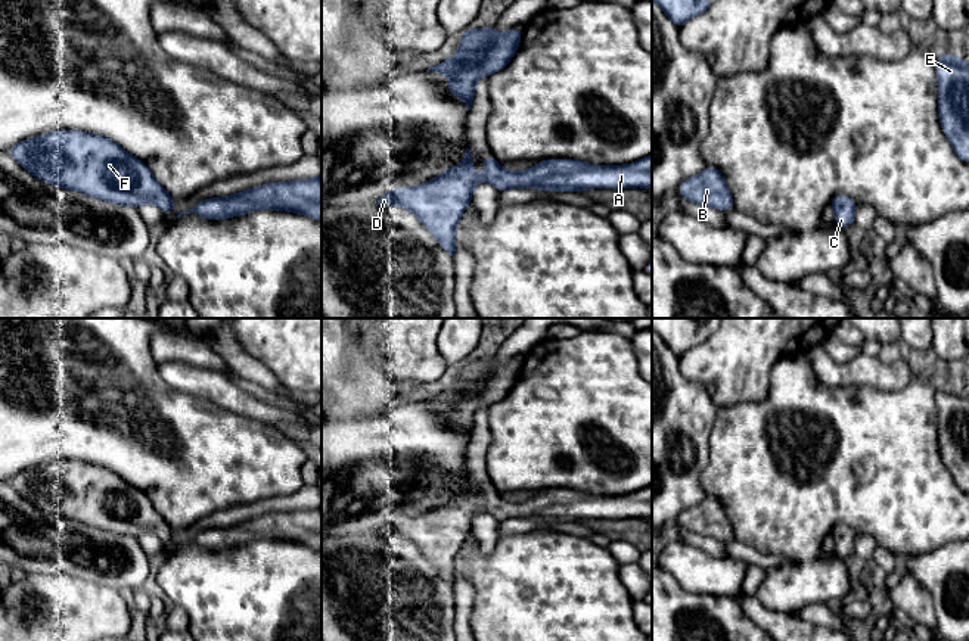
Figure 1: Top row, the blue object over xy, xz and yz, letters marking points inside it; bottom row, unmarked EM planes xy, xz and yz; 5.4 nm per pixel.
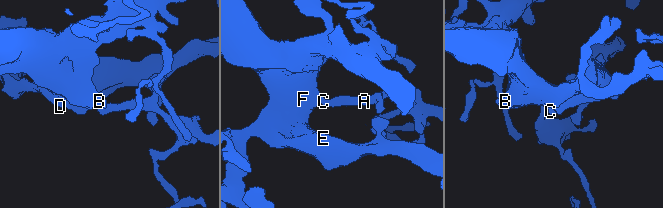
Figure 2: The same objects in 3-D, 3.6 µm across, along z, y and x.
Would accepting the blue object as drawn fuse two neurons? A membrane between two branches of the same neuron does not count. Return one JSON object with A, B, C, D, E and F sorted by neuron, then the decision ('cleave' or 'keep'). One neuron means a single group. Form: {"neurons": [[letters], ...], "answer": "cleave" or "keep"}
{"neurons": [["A", "B", "C", "D", "E", "F"]], "answer": "keep"}

